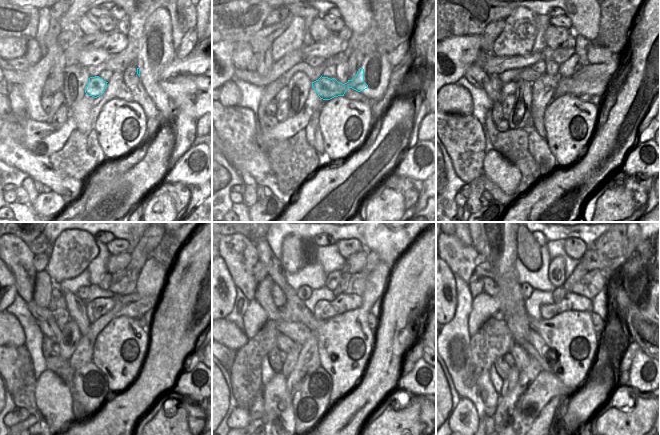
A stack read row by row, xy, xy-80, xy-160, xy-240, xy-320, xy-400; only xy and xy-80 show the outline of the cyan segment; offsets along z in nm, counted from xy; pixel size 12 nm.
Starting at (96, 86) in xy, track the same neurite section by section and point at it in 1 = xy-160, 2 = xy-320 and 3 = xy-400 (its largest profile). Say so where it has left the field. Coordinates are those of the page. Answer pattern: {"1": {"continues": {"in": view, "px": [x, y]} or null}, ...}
{"1": {"continues": {"in": "xy-160", "px": [586, 77]}}, "2": {"continues": {"in": "xy-320", "px": [308, 361]}}, "3": {"continues": {"in": "xy-400", "px": [506, 406]}}}

